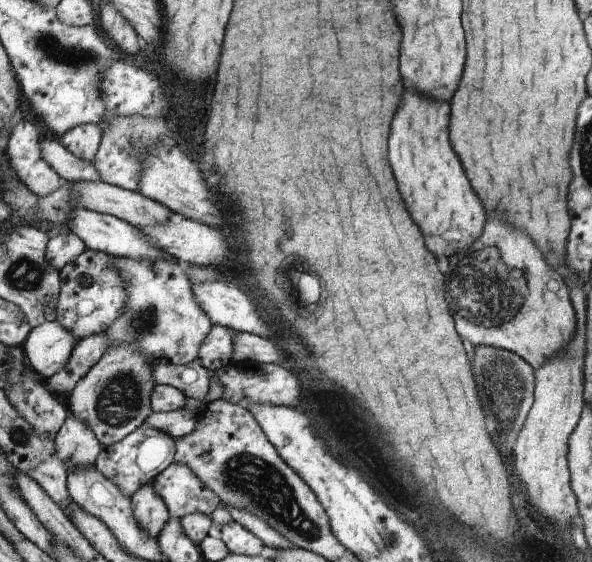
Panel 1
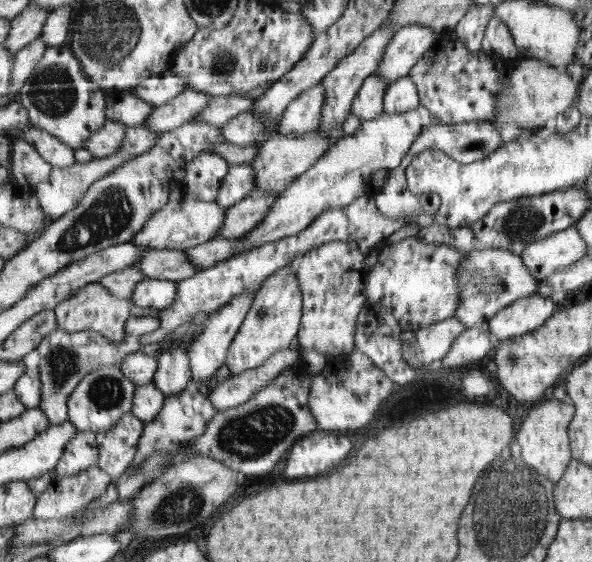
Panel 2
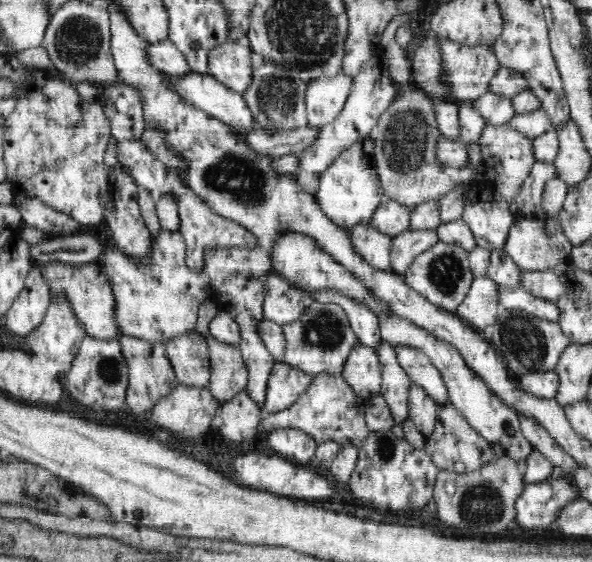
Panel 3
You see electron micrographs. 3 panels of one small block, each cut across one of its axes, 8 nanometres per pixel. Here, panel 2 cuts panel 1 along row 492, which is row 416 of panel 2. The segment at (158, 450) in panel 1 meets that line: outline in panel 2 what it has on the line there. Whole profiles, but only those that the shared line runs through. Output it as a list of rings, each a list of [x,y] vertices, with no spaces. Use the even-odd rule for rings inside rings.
[[[128,412],[110,431],[96,434],[99,450],[97,464],[110,473],[112,481],[127,470],[134,458],[144,425],[135,414]]]

